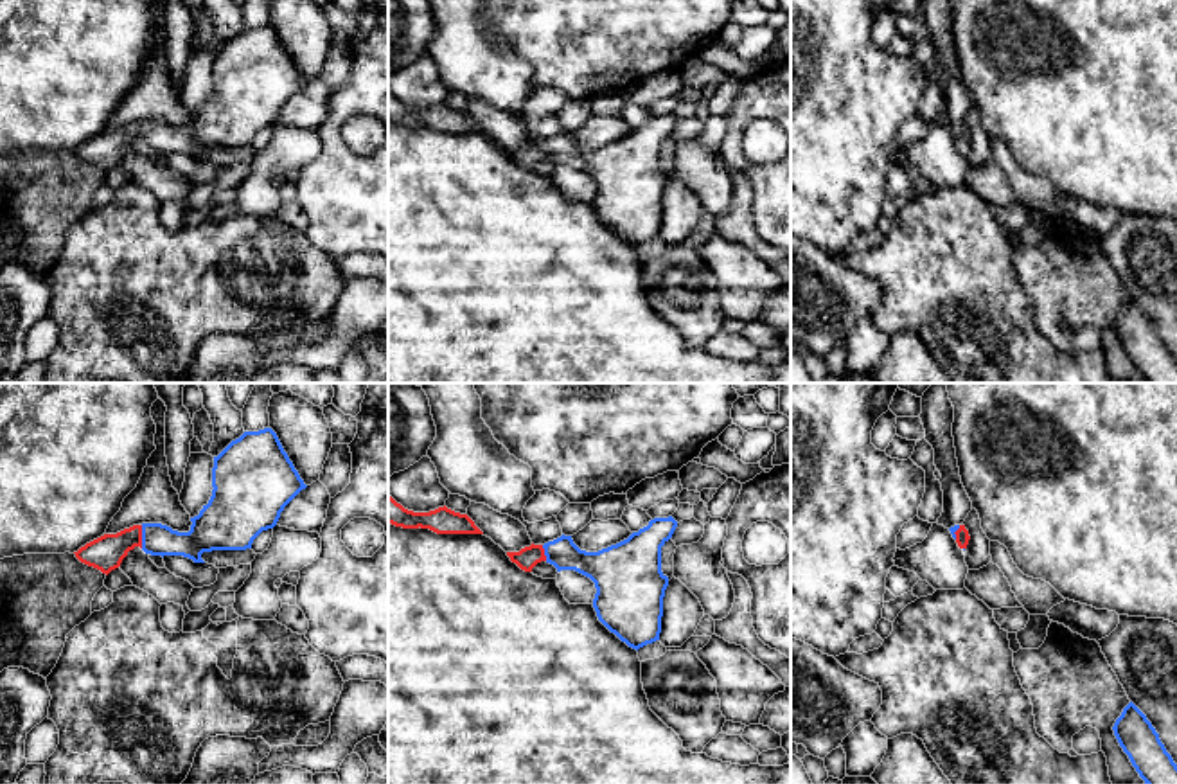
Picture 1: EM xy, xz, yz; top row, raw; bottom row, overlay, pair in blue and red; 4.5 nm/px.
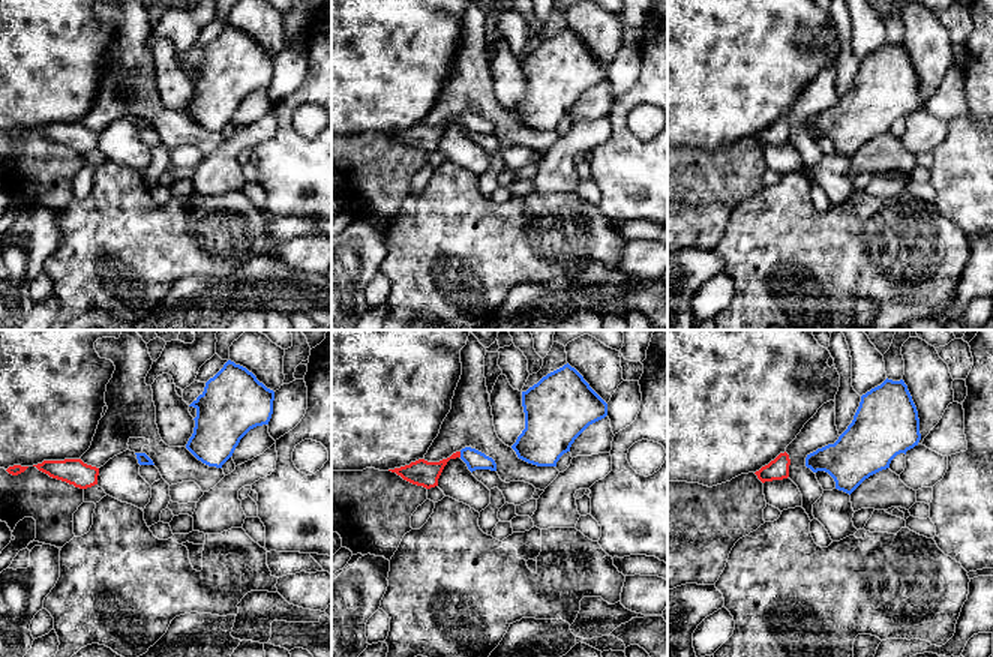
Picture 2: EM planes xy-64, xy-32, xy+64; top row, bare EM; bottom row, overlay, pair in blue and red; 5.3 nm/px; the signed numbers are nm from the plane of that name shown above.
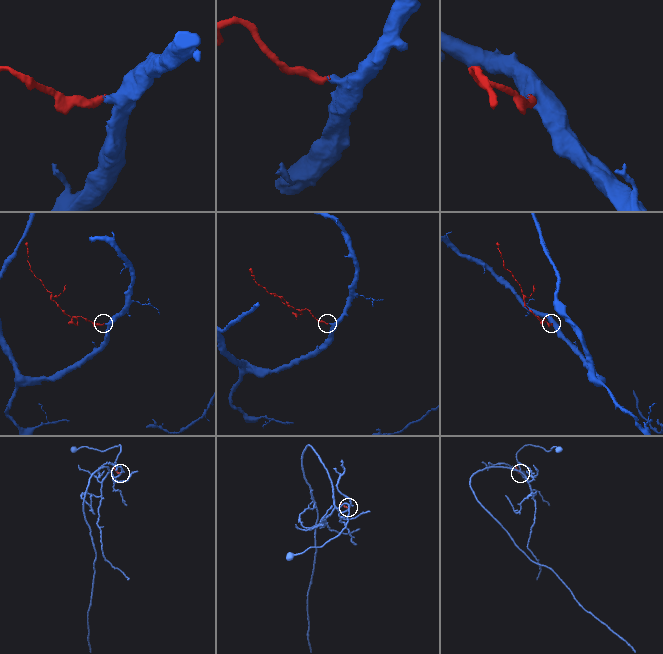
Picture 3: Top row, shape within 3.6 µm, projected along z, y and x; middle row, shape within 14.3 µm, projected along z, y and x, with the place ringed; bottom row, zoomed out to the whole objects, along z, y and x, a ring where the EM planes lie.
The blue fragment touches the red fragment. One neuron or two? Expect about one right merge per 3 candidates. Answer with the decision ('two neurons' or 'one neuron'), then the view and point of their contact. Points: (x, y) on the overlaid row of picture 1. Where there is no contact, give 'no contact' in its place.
one neuron; meets blue in xy at (142, 536)

